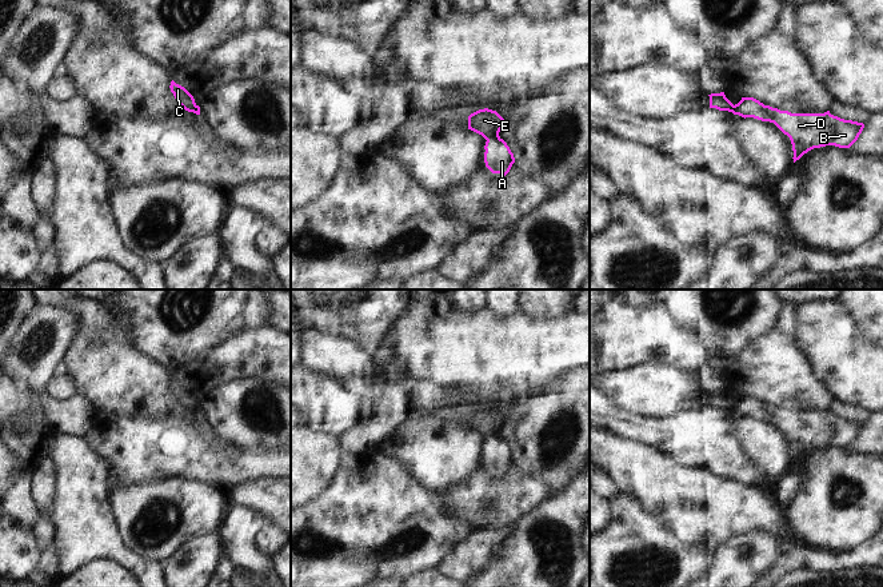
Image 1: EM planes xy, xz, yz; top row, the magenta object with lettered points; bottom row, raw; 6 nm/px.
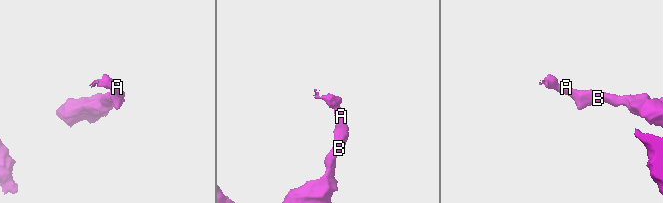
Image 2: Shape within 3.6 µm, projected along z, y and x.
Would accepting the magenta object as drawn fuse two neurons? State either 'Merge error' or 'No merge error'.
Merge error

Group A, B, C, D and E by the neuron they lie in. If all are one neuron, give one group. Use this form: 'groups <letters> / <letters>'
groups A B D / C E

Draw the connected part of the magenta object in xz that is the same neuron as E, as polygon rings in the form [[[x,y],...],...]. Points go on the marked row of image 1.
[[[479,109],[468,116],[468,129],[482,135],[486,140],[499,135],[504,125],[504,119],[492,109]]]

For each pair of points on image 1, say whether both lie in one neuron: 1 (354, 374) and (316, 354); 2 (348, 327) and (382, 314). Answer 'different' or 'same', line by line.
1: same
2: same

